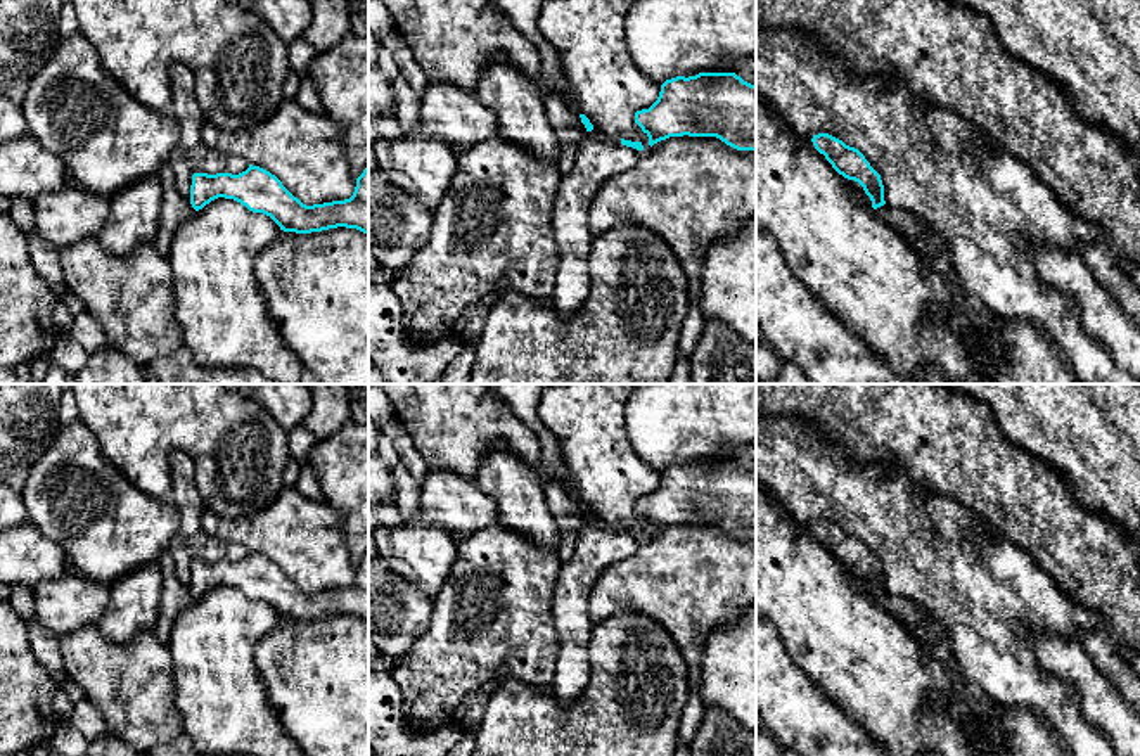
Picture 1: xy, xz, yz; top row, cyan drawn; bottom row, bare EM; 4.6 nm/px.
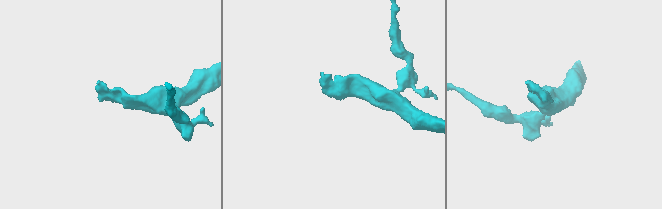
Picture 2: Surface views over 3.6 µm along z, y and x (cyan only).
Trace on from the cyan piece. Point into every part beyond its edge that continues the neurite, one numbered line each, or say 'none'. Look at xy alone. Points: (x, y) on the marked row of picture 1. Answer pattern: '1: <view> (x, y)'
none

